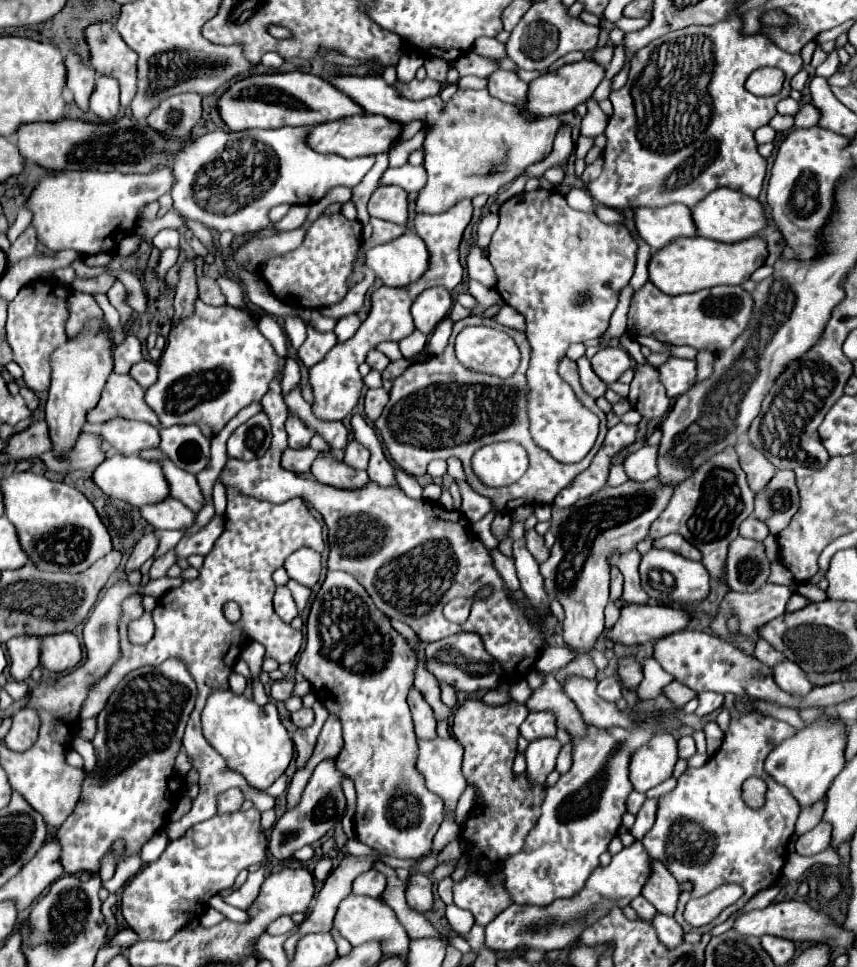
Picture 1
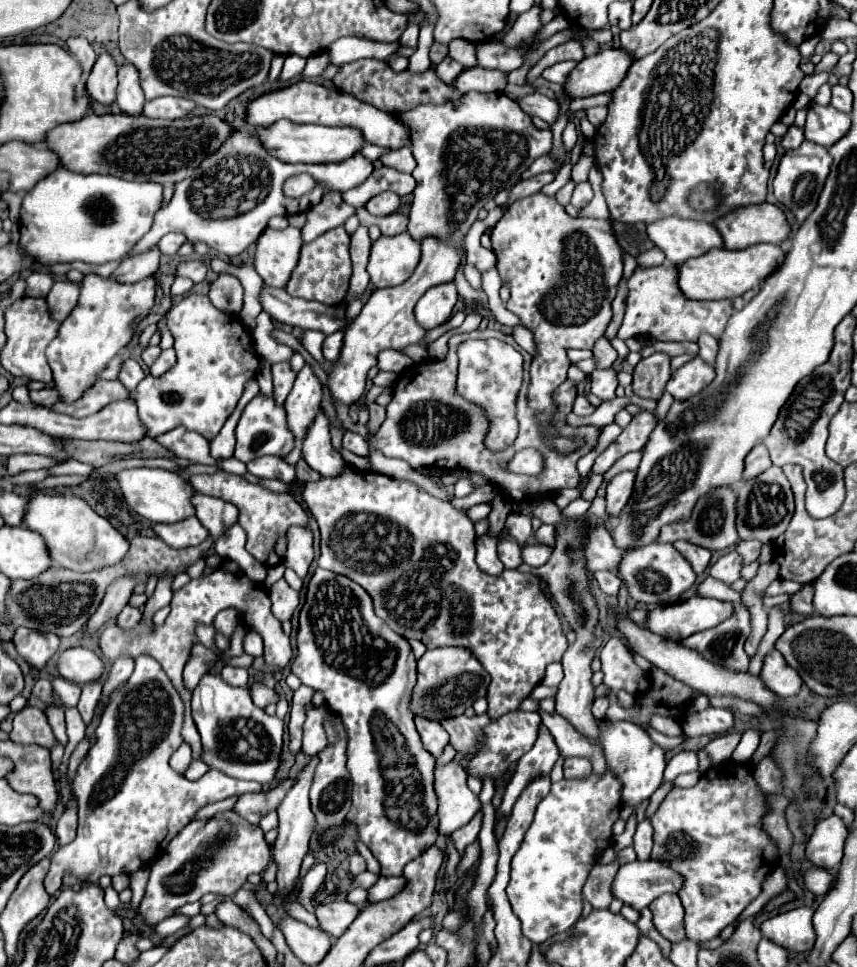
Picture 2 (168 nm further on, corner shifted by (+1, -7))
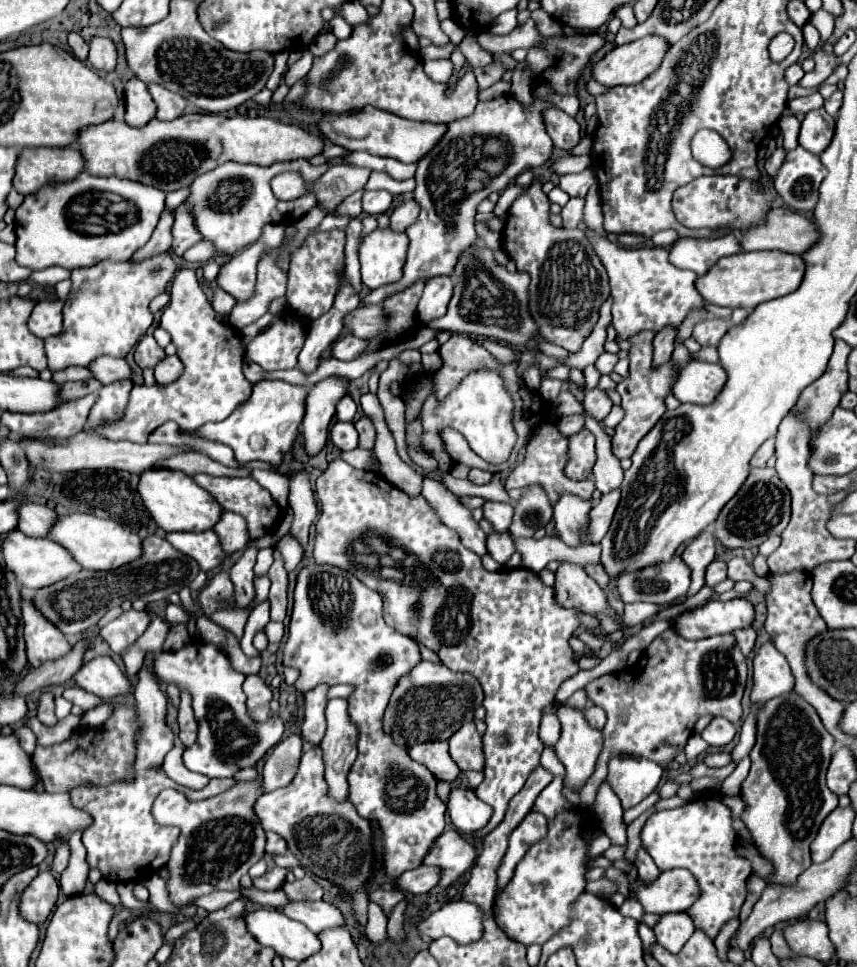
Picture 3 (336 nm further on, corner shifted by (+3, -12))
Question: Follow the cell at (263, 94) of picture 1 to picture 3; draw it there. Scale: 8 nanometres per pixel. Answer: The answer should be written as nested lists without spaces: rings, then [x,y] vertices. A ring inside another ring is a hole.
[[[368,106],[356,114],[336,114],[336,116],[324,114],[320,120],[320,130],[334,144],[344,146],[352,152],[364,150],[374,156],[388,156],[388,158],[396,158],[404,164],[416,164],[416,160],[420,160],[420,156],[426,156],[436,146],[436,140],[440,140],[440,136],[444,136],[444,132],[448,128],[444,124],[406,120],[406,118],[400,118],[400,116],[394,116],[394,114],[388,114],[388,112]]]

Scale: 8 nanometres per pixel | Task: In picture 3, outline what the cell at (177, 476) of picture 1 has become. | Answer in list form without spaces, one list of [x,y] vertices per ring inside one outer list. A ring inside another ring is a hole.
[[[222,512],[222,518],[214,526],[214,530],[220,536],[220,542],[222,542],[222,548],[226,554],[242,552],[246,548],[246,544],[250,542],[250,536],[246,530],[246,520],[240,514]]]

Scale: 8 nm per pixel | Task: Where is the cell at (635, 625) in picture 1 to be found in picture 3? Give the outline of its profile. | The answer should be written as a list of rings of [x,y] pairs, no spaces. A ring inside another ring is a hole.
[[[734,598],[728,602],[708,602],[702,608],[688,610],[678,616],[674,628],[688,640],[700,640],[752,626],[752,622],[754,606],[746,598]]]

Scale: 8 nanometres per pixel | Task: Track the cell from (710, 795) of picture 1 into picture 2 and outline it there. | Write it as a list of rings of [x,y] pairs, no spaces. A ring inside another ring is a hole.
[[[726,761],[726,765],[714,765],[710,771],[706,771],[694,787],[674,787],[652,815],[652,859],[666,863],[684,877],[678,897],[682,899],[684,931],[690,941],[700,943],[718,937],[722,927],[732,923],[762,893],[764,879],[774,871],[776,865],[780,865],[778,845],[762,829],[762,817],[766,813],[770,813],[770,805],[766,801],[766,793],[762,793],[762,789],[756,785],[750,765]]]

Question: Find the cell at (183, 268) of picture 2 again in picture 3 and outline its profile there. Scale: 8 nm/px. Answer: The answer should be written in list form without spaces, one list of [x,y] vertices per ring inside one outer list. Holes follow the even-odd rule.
[[[178,270],[170,290],[170,304],[162,312],[160,326],[172,336],[172,342],[184,362],[184,374],[168,386],[134,386],[130,392],[124,416],[104,428],[92,430],[108,440],[130,440],[136,444],[146,444],[148,436],[160,424],[174,420],[184,430],[196,430],[206,422],[220,422],[228,418],[248,396],[252,394],[252,384],[242,374],[244,350],[240,334],[232,330],[230,324],[216,322],[212,304],[202,292],[194,270]]]

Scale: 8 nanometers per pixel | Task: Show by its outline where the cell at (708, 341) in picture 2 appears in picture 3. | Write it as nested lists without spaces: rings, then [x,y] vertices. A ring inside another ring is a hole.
[[[708,318],[696,324],[692,336],[702,344],[702,346],[716,346],[720,338],[728,332],[728,322],[724,318]]]

